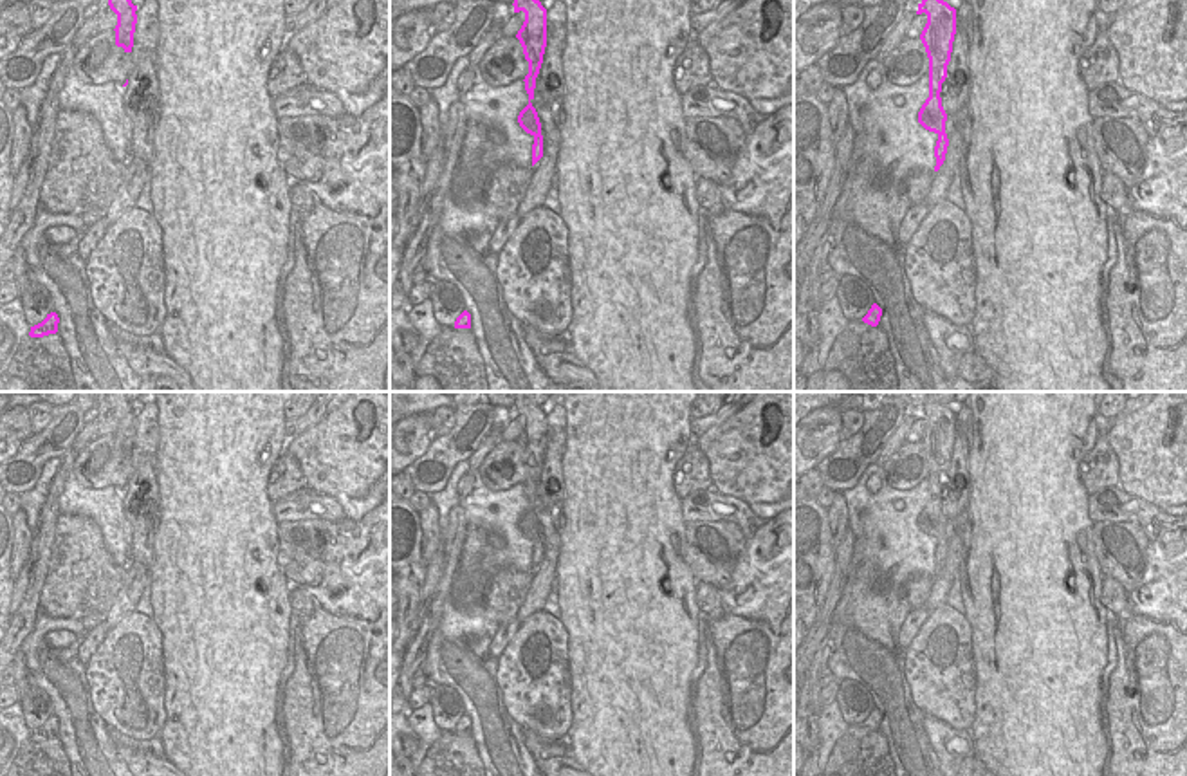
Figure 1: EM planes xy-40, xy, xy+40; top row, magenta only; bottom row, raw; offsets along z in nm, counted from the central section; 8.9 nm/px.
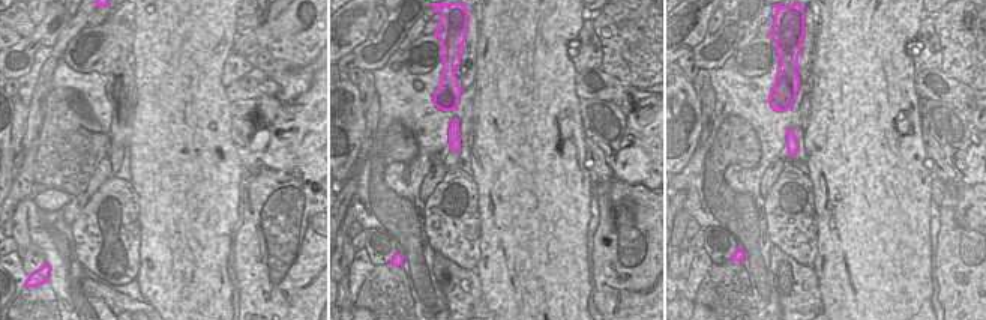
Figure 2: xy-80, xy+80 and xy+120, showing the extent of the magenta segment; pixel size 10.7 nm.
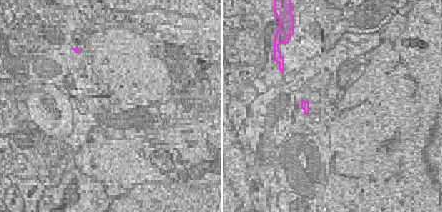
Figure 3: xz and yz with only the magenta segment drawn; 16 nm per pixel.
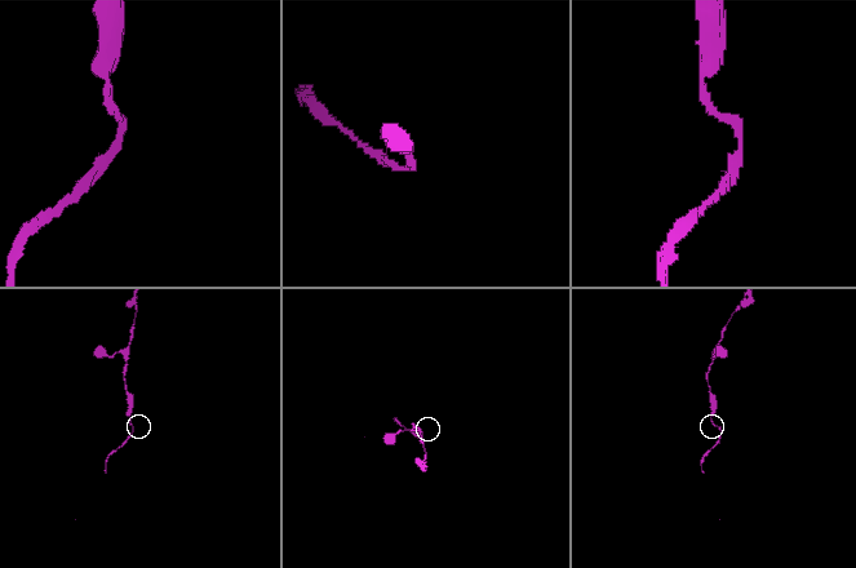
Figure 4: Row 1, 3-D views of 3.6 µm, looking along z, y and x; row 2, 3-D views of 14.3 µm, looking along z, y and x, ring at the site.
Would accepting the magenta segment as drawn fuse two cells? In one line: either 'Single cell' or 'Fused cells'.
Single cell

